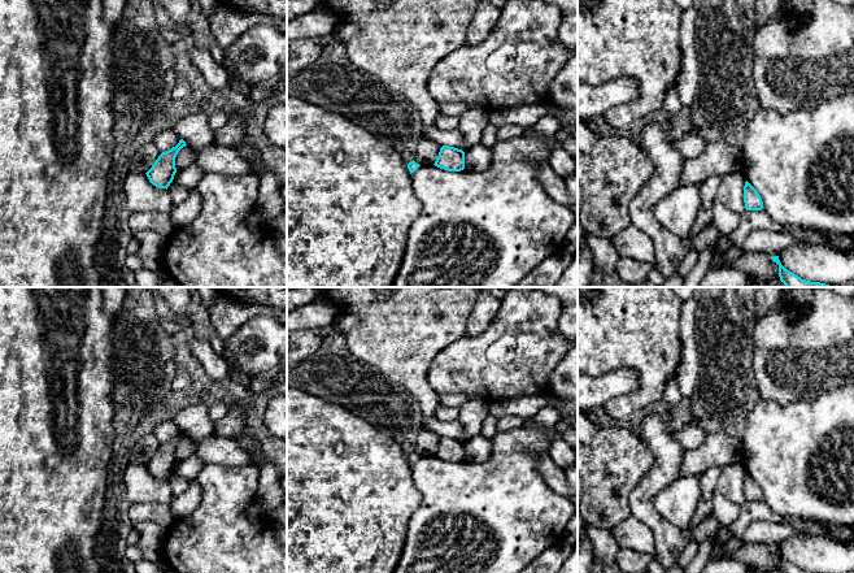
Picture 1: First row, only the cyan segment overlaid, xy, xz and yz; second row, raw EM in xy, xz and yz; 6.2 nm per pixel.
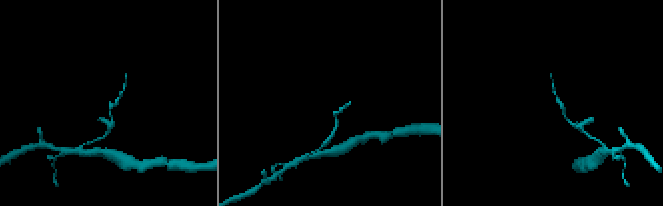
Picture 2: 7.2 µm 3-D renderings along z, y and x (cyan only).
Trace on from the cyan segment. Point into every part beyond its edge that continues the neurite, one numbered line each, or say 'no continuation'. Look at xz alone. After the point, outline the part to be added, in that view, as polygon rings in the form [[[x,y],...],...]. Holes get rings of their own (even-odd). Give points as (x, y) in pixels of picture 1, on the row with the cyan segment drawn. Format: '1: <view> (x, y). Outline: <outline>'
no continuation

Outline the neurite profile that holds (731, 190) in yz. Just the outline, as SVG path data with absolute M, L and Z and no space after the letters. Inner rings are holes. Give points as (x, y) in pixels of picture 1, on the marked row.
M742 172L727 174L722 178L715 200L720 201L732 212L742 214L745 209L744 186L745 177Z

